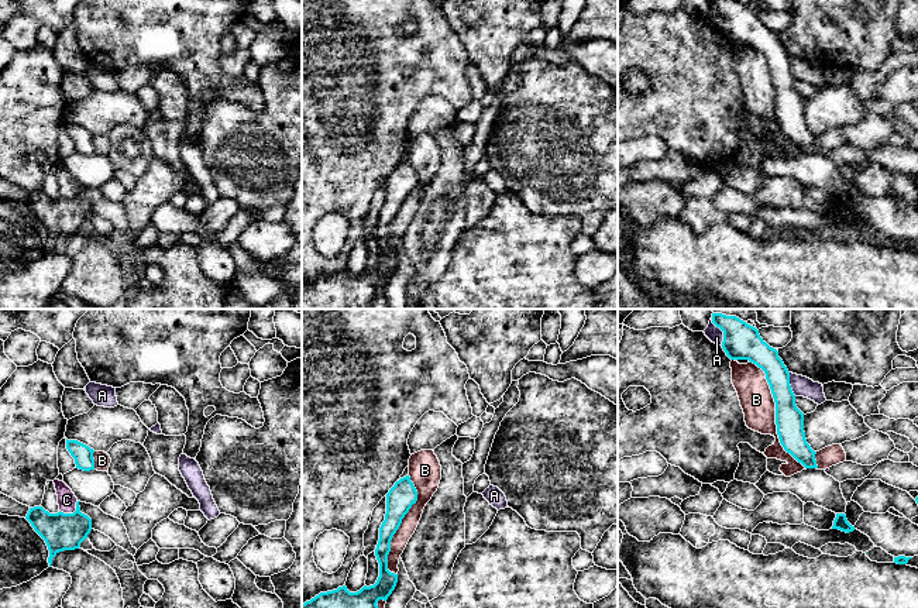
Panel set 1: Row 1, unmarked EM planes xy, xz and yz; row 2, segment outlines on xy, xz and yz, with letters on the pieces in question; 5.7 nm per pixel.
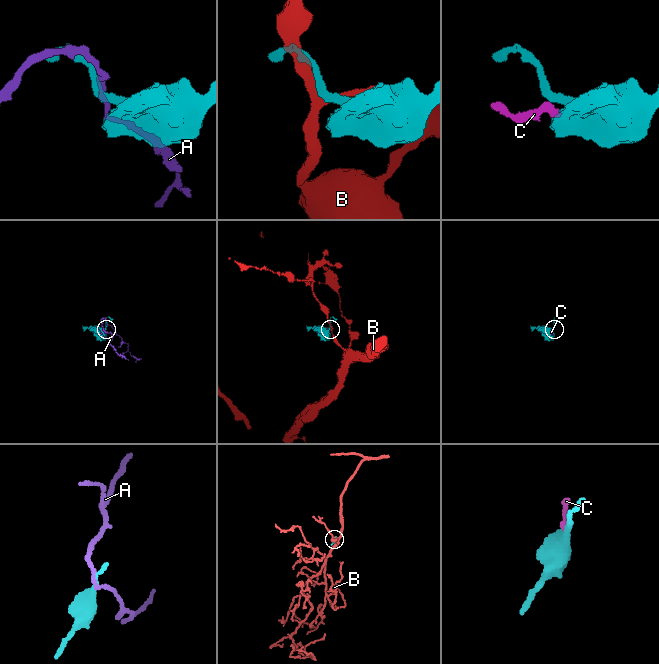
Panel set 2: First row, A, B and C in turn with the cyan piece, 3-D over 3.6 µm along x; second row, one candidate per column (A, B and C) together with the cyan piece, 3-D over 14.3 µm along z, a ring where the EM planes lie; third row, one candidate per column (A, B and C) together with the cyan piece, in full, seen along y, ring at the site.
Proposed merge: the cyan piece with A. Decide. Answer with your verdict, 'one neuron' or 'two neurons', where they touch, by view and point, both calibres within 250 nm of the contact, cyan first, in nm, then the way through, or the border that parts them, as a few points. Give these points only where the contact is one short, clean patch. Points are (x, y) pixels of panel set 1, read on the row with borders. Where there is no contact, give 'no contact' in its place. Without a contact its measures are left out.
two neurons | yz (788, 384) | 160/110 nm

